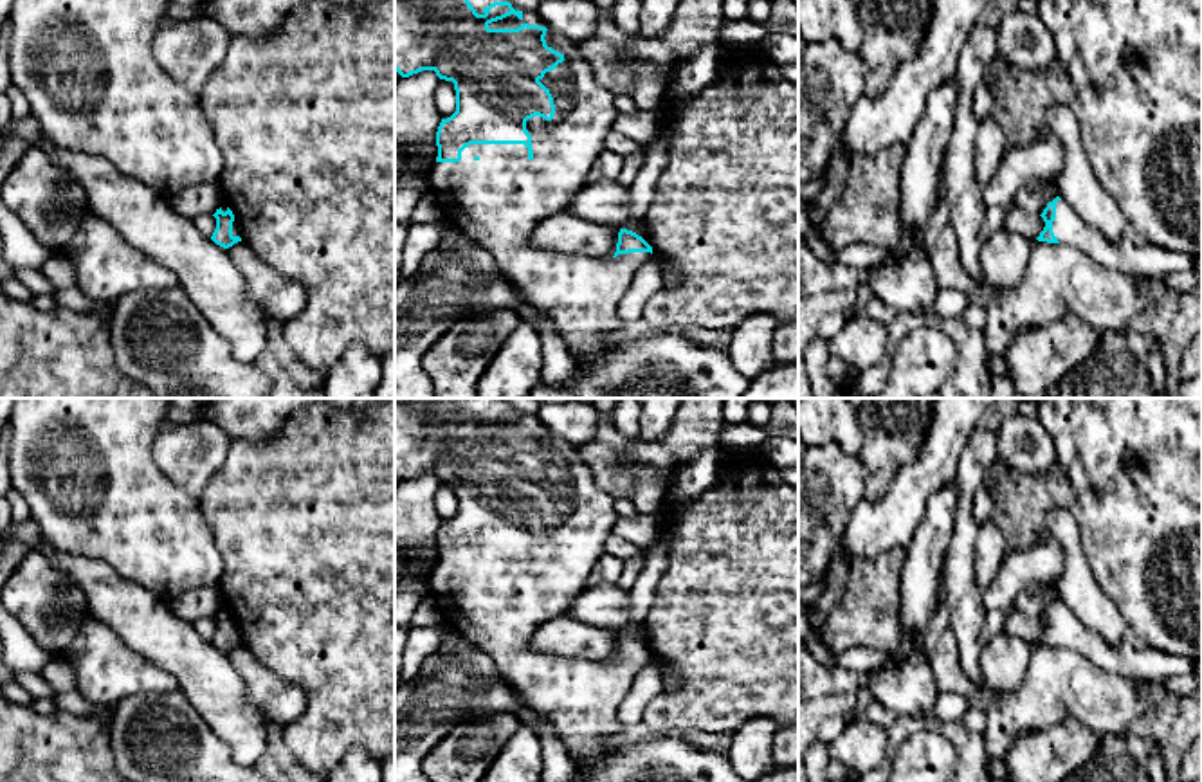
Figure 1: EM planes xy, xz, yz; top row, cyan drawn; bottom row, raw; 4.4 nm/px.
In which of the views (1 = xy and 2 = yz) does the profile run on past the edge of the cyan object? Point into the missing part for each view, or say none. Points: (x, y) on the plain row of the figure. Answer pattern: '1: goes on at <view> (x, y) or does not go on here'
1: goes on at xy (236, 635)
2: goes on at yz (1145, 663)

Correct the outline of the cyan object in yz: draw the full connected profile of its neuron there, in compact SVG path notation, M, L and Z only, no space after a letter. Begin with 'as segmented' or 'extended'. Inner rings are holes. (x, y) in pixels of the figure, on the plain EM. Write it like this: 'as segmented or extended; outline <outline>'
extended; outline M1060 600L1049 605L1040 620L1045 631L1038 645L1072 649L1101 670L1132 681L1166 681L1171 676L1193 672L1195 667L1195 661L1186 656L1146 645L1139 649L1125 640L1112 645L1087 629Z

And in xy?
extended; outline M223 607L216 616L213 618L216 622L216 632L211 640L211 643L223 650L229 652L234 647L241 645L241 634L234 623L232 614Z

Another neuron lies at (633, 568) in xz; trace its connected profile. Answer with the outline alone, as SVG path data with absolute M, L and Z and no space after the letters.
M642 555L638 559L634 559L634 560L625 562L625 569L624 569L622 577L616 580L616 584L622 589L627 589L629 591L633 587L634 580L638 578L638 575L643 569L645 557L647 555Z

